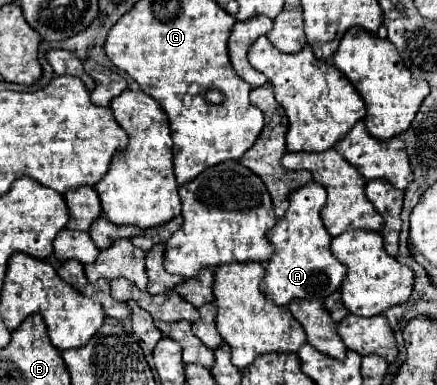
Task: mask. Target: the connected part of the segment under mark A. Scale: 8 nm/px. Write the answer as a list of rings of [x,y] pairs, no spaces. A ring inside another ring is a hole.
[[[308,183],[292,197],[288,197],[288,213],[268,231],[268,239],[274,245],[274,253],[266,265],[262,279],[262,291],[276,305],[288,305],[292,299],[326,299],[338,291],[346,275],[346,267],[330,251],[330,233],[322,225],[320,209],[326,203],[326,189],[318,183]]]

